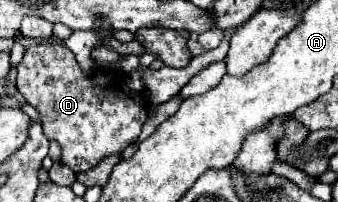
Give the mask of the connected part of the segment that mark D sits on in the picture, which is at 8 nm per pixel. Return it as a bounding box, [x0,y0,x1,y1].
[17,44,147,174]

